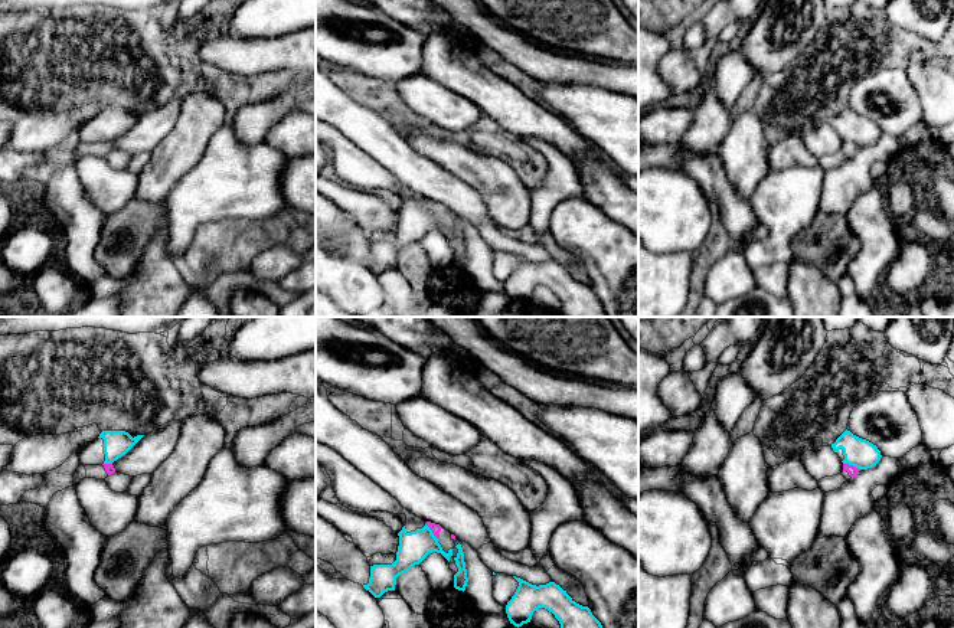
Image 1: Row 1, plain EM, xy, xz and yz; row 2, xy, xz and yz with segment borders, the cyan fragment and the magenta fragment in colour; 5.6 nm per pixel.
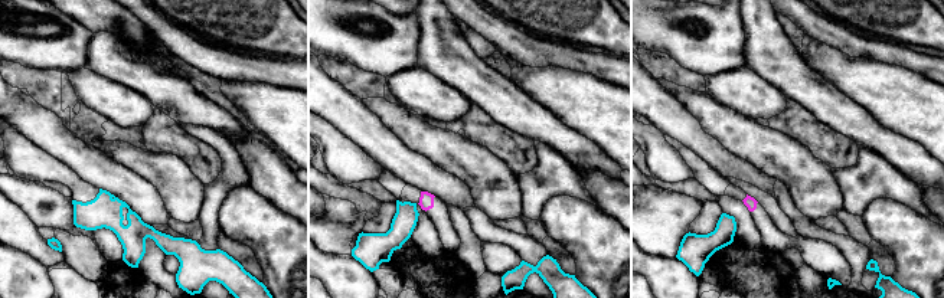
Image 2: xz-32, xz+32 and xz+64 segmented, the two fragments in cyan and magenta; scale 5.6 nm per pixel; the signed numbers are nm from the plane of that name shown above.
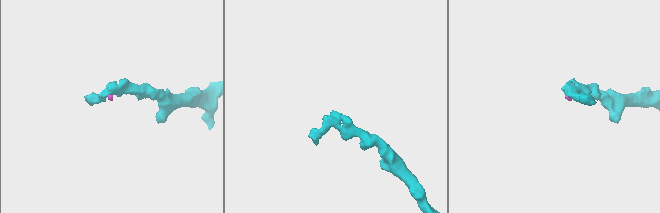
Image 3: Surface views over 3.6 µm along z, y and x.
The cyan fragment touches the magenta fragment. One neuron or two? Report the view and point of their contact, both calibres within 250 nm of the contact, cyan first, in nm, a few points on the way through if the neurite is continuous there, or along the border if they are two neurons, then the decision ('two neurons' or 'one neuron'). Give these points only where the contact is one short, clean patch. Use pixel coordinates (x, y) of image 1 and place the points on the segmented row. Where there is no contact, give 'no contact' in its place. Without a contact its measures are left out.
meets cyan in yz at (852, 464); 160 nm thick on the cyan side, 50 nm on the other; border along yz (843, 463), (852, 464), (859, 470); two neurons

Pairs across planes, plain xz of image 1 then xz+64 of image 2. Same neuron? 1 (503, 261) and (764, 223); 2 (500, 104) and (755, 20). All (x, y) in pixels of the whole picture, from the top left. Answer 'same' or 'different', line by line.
1: same
2: same

